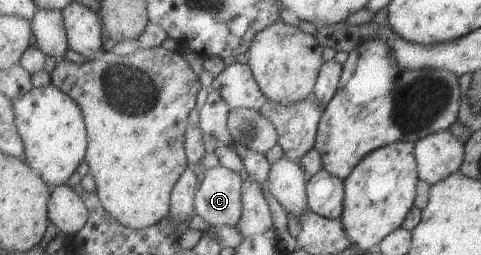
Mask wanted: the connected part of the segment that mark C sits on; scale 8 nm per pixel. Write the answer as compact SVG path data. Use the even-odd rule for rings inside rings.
M222 165L208 169L195 197L195 213L210 227L236 228L243 218L243 180L238 172Z

